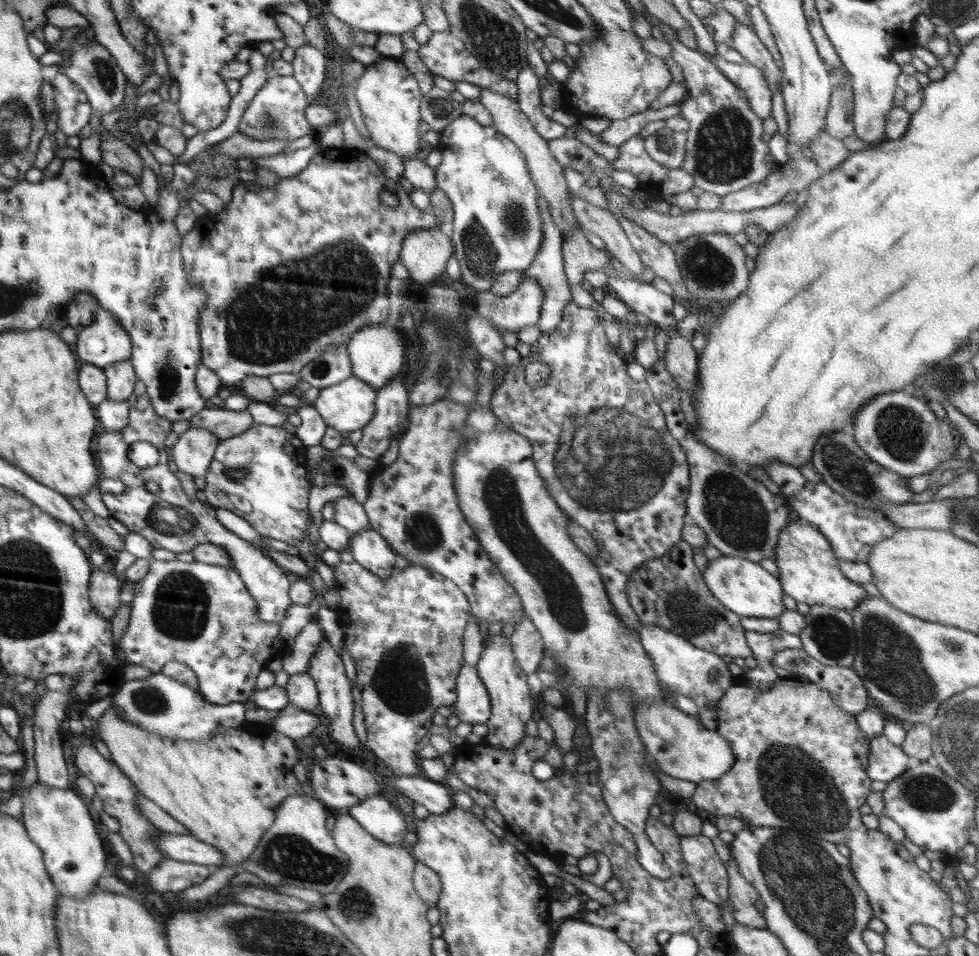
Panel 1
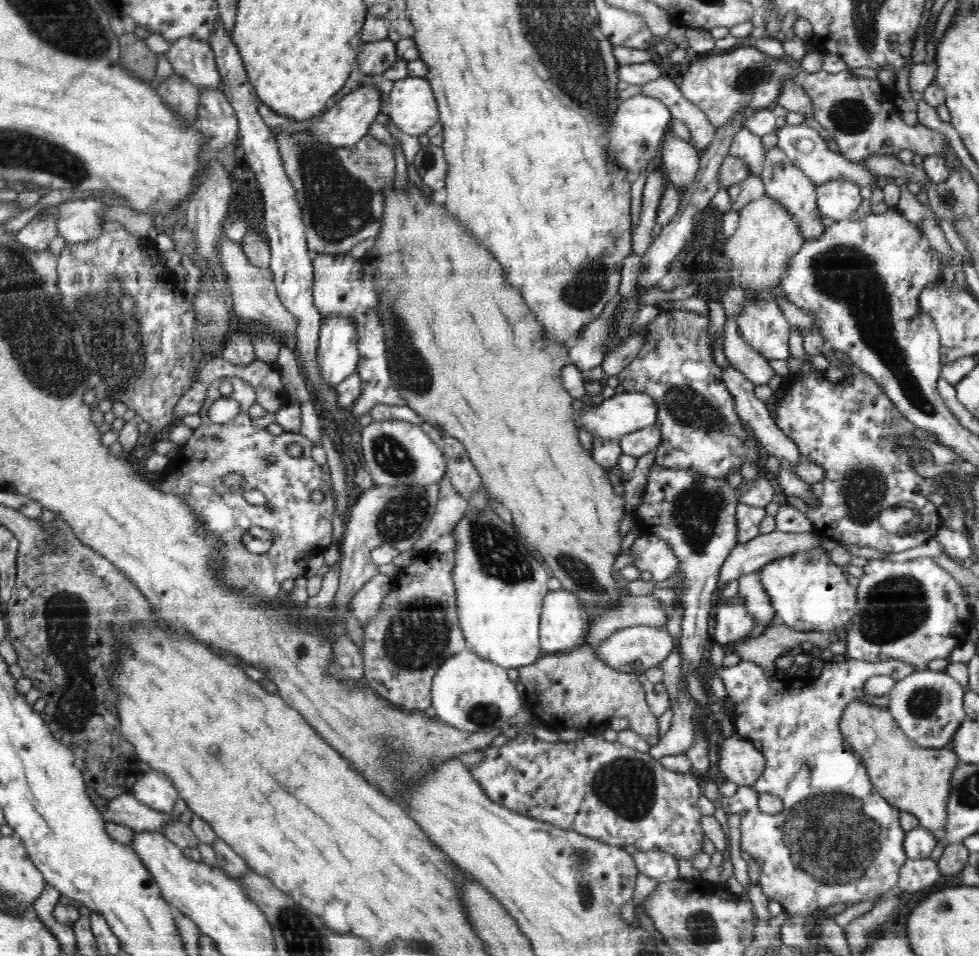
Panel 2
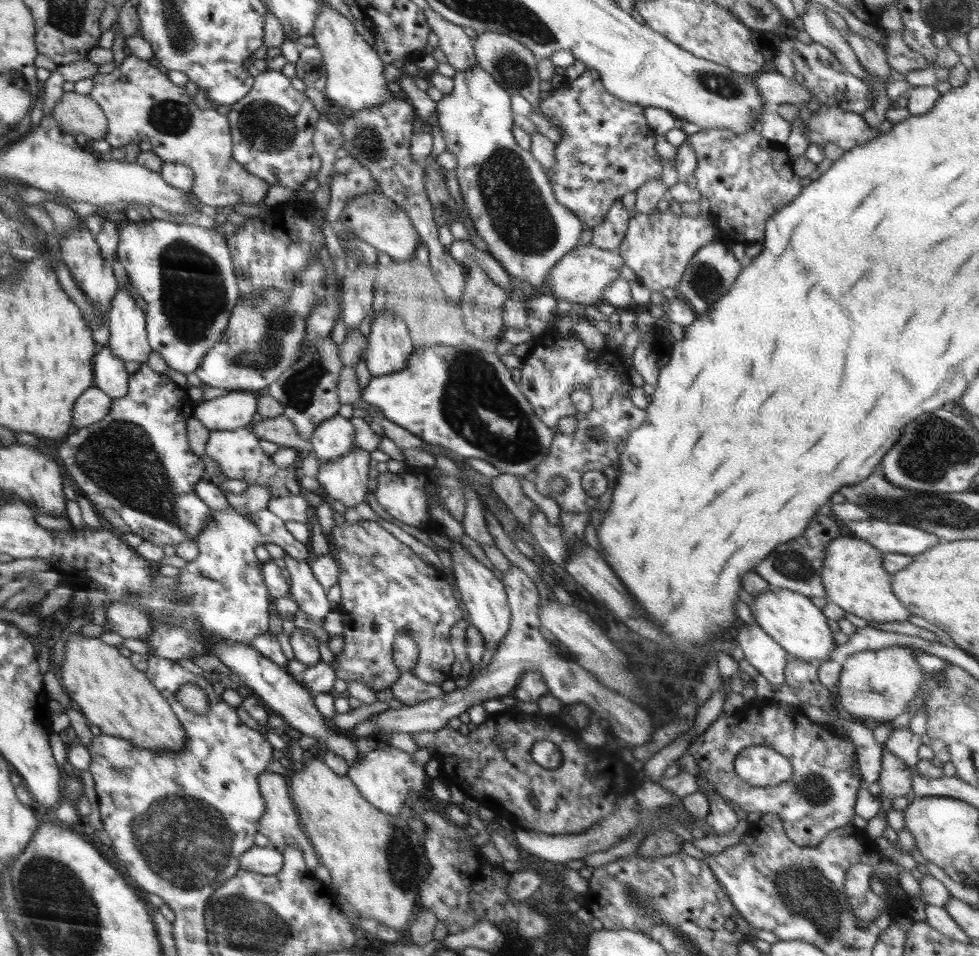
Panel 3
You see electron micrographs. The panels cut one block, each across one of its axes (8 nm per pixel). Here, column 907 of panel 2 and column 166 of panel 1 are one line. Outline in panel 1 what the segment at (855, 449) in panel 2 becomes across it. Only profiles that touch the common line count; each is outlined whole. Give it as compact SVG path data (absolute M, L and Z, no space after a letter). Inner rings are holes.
M143 393L140 395L136 401L130 405L129 408L129 420L128 424L122 429L116 429L116 431L106 431L101 430L98 435L98 441L95 444L95 452L98 462L98 470L102 474L102 478L114 478L120 480L124 484L124 491L118 494L116 493L105 493L102 495L102 500L106 504L110 515L112 518L116 518L118 522L122 522L126 528L128 528L130 533L140 534L144 536L146 540L149 540L150 544L154 548L165 548L174 553L190 552L196 545L201 545L204 543L210 543L226 550L227 556L230 556L232 560L232 568L238 572L242 582L244 582L252 600L256 602L256 614L258 614L258 619L261 622L270 623L280 623L284 620L284 615L286 615L286 610L292 605L289 596L290 590L290 579L286 578L287 571L282 567L278 566L269 556L266 556L260 549L252 547L247 540L242 540L242 538L236 536L236 534L230 532L230 530L224 528L222 524L216 519L216 511L214 507L208 504L208 499L190 499L188 495L184 492L178 477L175 472L172 472L168 462L170 462L170 456L166 452L166 436L171 432L172 423L165 420L162 416L159 416L154 410L152 401L150 401L150 395L148 393ZM134 442L150 442L158 448L158 454L160 454L160 459L156 465L151 466L151 468L143 469L136 464L132 463L128 458L129 448L134 444ZM152 480L158 484L158 491L151 492L146 489L146 482Z

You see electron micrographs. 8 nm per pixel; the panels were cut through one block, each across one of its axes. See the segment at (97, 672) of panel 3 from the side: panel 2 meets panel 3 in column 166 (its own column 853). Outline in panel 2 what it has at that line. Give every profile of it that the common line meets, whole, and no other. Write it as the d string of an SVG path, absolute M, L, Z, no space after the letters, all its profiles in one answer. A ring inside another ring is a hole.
M868 700L852 701L844 708L842 718L840 718L840 731L842 731L846 743L862 760L863 767L868 769L870 781L880 796L894 808L916 816L919 826L929 830L936 837L937 842L942 842L946 838L946 820L948 820L946 804L948 804L950 794L950 778L960 764L954 750L950 747L922 748L905 735L888 707L882 707L877 702Z

